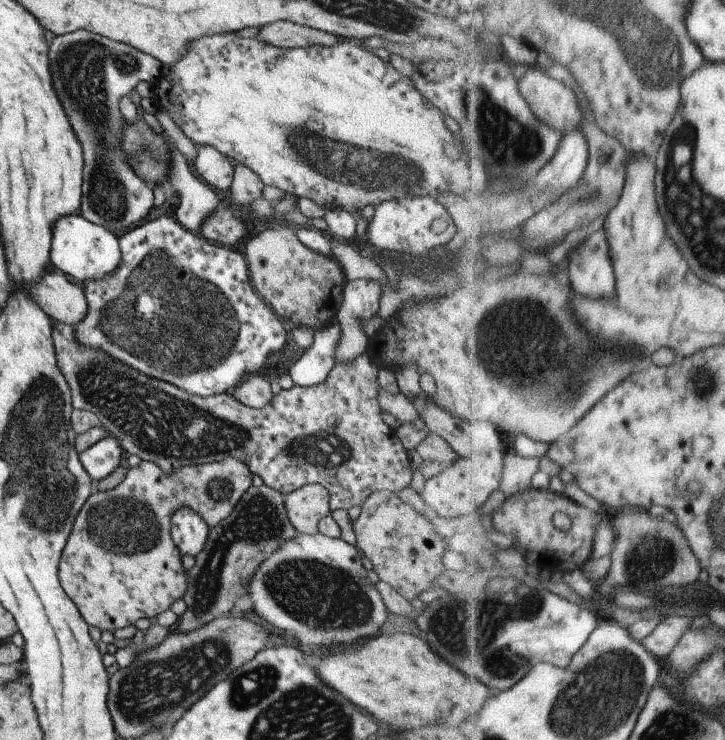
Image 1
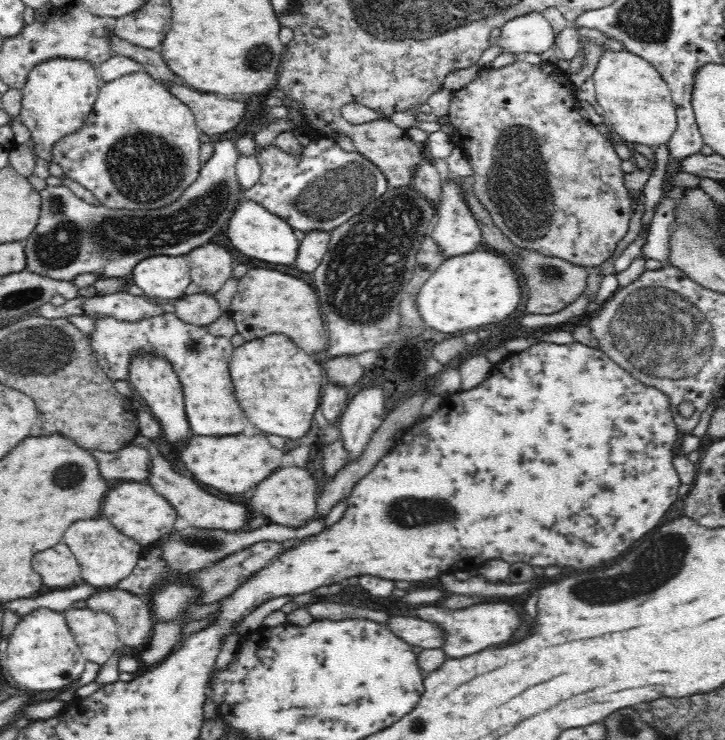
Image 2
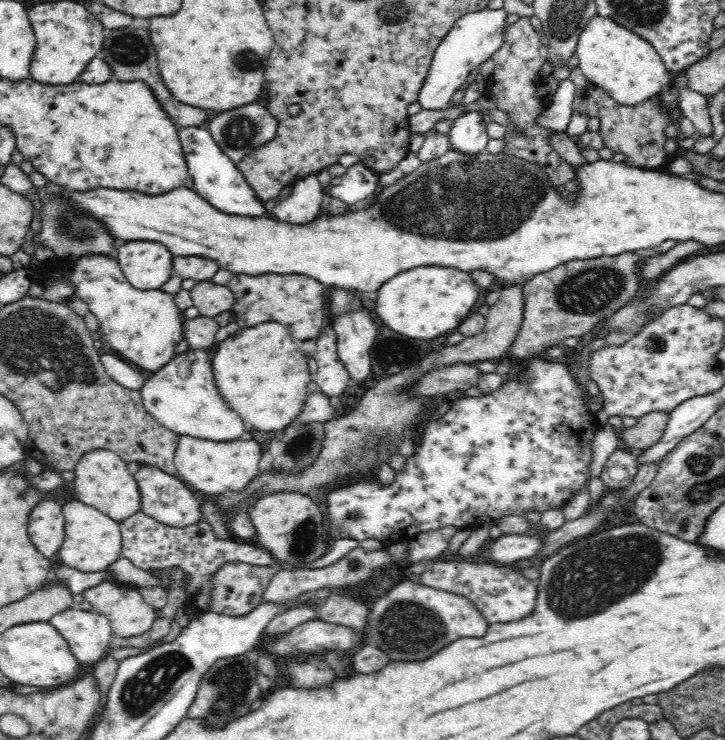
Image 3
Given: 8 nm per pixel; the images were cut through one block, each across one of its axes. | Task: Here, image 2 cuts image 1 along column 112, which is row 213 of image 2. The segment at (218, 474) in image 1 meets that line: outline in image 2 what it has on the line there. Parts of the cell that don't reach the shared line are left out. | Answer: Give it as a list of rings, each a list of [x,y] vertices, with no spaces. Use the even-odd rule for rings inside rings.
[[[521,57],[513,64],[498,70],[493,68],[481,70],[476,80],[460,90],[453,91],[447,116],[452,126],[454,126],[451,140],[454,145],[459,145],[462,148],[472,167],[472,172],[474,172],[468,179],[473,193],[486,207],[493,223],[504,233],[504,236],[507,236],[514,246],[522,250],[535,250],[544,256],[554,256],[578,266],[589,268],[598,266],[604,260],[608,260],[616,250],[618,242],[626,236],[630,215],[633,213],[632,203],[635,199],[624,186],[624,173],[620,169],[623,160],[616,154],[612,142],[600,134],[594,125],[589,124],[580,116],[576,107],[578,100],[575,91],[574,84],[556,64],[542,62],[542,64],[534,66],[534,64],[529,64]]]

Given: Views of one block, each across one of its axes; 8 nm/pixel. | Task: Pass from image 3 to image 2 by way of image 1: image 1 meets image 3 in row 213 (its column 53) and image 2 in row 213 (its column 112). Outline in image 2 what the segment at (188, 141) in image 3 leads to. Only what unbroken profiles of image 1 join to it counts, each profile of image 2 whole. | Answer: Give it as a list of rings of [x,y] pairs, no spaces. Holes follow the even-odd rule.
[[[242,200],[234,208],[226,228],[226,236],[230,238],[234,248],[246,254],[248,258],[258,258],[272,264],[294,264],[300,246],[300,233],[292,228],[284,219],[268,212],[253,200]]]

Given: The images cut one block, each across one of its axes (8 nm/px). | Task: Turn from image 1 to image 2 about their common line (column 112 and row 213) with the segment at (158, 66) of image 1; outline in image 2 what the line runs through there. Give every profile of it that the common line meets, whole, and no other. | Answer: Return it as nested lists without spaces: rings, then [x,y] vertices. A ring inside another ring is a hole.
[[[230,139],[214,142],[214,151],[210,159],[201,166],[198,179],[178,200],[164,208],[154,210],[126,210],[108,208],[105,205],[94,207],[76,197],[66,186],[50,186],[40,191],[42,197],[40,216],[32,234],[24,240],[26,269],[40,273],[54,280],[72,281],[80,274],[95,273],[99,278],[121,278],[134,270],[138,262],[150,256],[180,256],[202,246],[214,238],[221,228],[227,226],[234,208],[243,200],[243,188],[236,174],[236,163],[241,153],[236,143]]]

